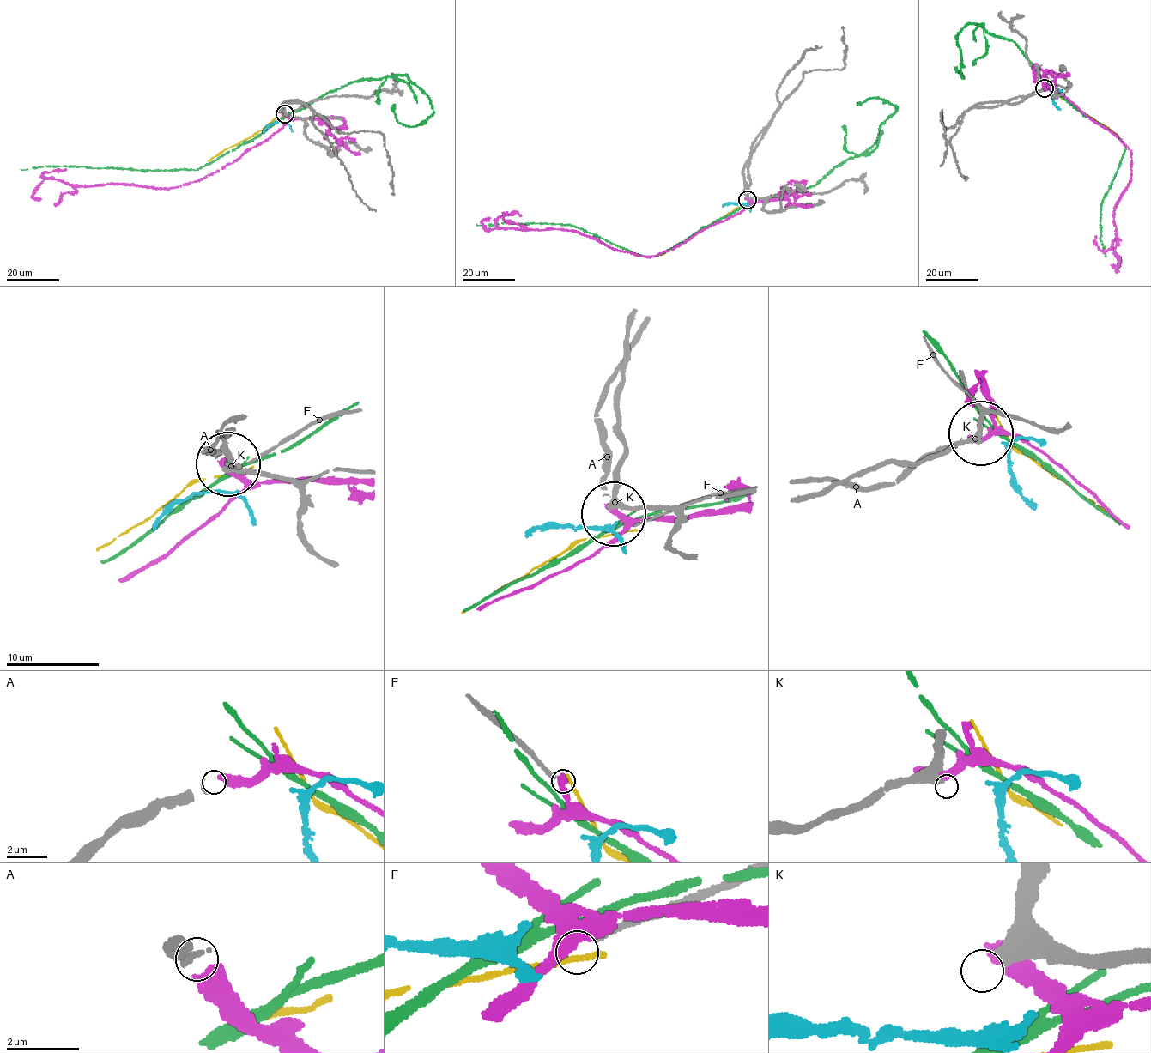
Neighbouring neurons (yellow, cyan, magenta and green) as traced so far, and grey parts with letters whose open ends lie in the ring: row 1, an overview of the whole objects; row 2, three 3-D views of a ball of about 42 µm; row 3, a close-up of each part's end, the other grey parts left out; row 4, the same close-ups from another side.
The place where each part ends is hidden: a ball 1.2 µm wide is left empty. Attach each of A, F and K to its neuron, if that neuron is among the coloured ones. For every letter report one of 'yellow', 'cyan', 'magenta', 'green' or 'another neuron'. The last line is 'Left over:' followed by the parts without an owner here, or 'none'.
A: magenta
F: another neuron
K: another neuron
Left over: F, K

